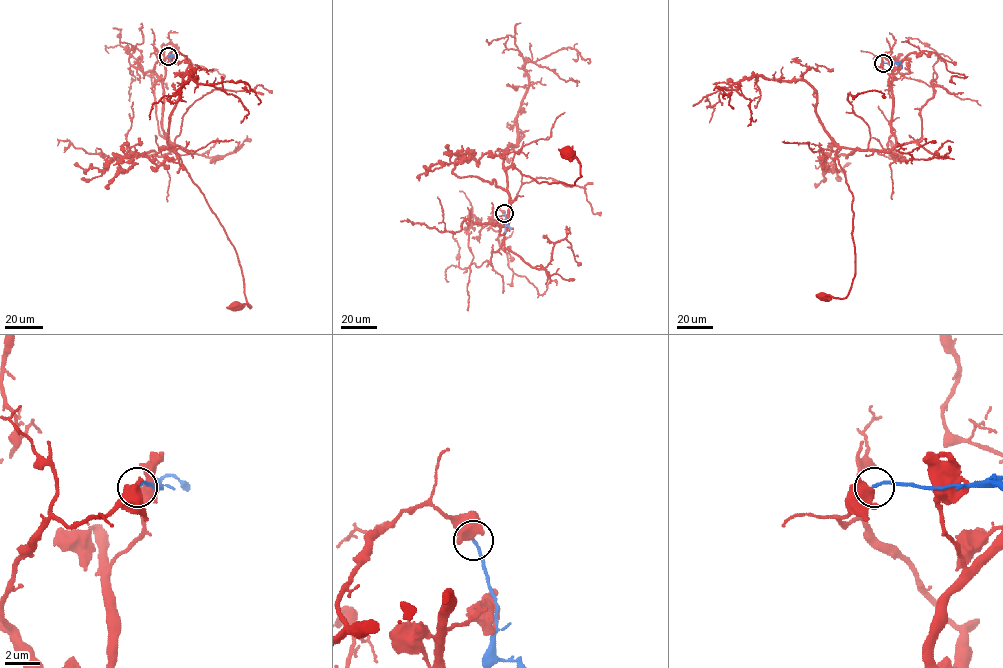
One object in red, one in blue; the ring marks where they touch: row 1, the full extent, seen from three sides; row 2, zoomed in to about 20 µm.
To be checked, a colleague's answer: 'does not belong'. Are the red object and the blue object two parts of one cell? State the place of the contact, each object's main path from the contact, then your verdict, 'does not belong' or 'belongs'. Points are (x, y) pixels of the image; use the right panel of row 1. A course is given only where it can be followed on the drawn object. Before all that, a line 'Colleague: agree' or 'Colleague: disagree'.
Colleague: agree
at (883, 63); red runs (883, 63), (891, 78), (895, 145), (838, 152), (853, 195), (855, 277), (845, 298), (824, 296); blue runs (883, 63), (899, 61), (902, 68); does not belong

